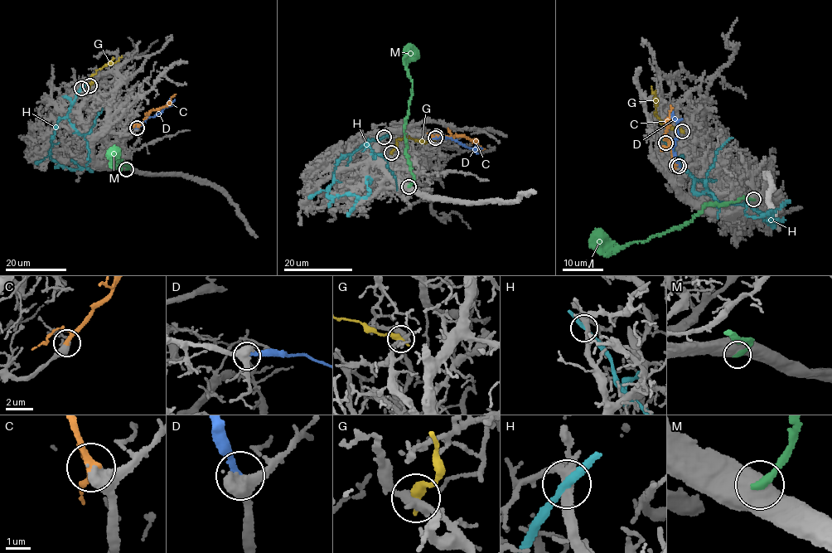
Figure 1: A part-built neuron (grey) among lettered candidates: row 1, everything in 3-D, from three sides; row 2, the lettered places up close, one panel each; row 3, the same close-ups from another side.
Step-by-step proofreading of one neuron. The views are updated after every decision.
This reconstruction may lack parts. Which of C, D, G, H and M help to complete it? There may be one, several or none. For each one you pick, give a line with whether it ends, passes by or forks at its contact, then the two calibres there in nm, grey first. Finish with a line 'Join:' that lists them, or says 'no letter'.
C: it passes by; calibres 550 and 240 nm
Join: C

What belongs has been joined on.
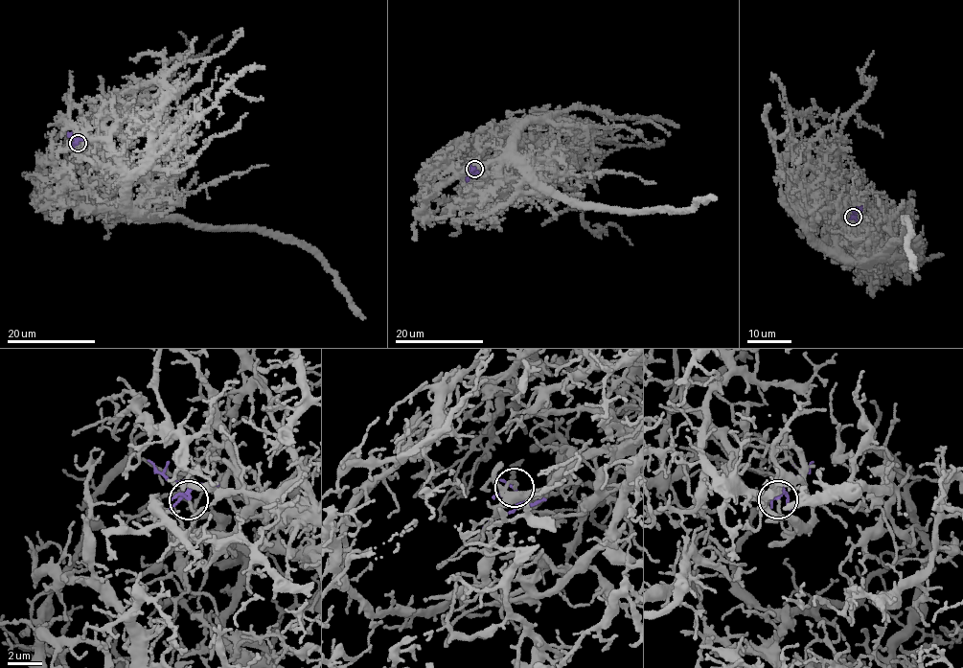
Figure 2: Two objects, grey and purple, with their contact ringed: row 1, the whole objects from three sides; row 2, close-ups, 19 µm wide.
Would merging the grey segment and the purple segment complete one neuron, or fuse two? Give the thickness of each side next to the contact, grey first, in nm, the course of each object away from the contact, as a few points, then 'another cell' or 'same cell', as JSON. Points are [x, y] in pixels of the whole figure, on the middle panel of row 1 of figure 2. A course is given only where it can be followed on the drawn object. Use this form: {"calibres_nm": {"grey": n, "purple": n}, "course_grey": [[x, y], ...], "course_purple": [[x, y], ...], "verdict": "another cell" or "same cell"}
{"calibres_nm": {"grey": 150, "purple": 140}, "course_grey": [[474, 169], [503, 160], [517, 148], [512, 144], [517, 162], [570, 199], [665, 211], [715, 197]], "course_purple": [[474, 169], [473, 175], [466, 180]], "verdict": "another cell"}

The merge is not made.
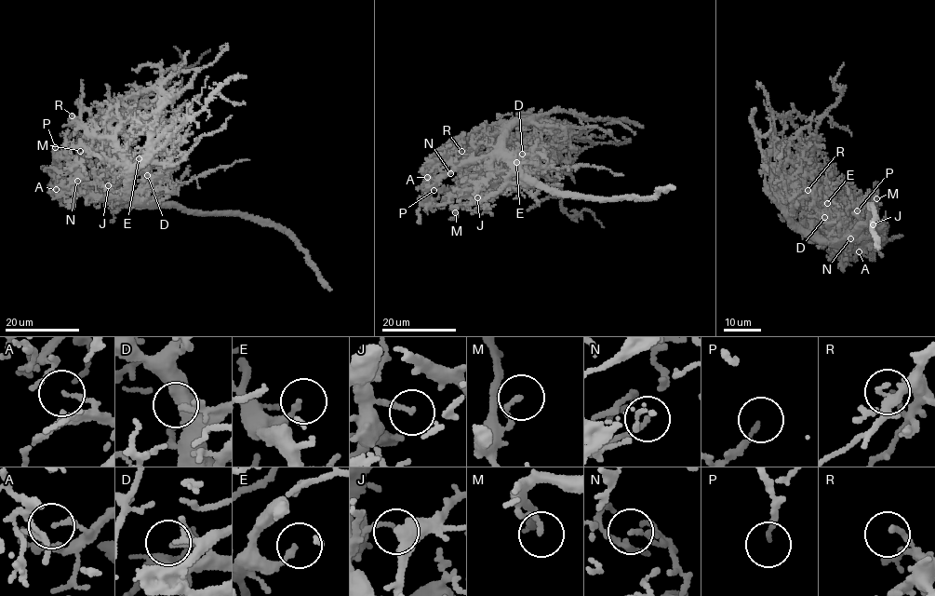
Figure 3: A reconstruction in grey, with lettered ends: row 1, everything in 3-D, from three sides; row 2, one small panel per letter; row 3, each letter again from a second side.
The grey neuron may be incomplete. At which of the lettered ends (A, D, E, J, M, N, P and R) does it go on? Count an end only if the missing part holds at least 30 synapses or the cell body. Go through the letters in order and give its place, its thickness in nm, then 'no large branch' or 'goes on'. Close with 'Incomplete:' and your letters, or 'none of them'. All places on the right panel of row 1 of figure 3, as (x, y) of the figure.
A: (859, 251) | 120 nm | no large branch
D: (824, 217) | 180 nm | goes on
E: (827, 203) | 150 nm | no large branch
J: (873, 224) | 140 nm | no large branch
M: (876, 198) | 150 nm | no large branch
N: (850, 238) | 140 nm | no large branch
P: (857, 210) | 110 nm | no large branch
R: (808, 190) | 150 nm | no large branch
Incomplete: D

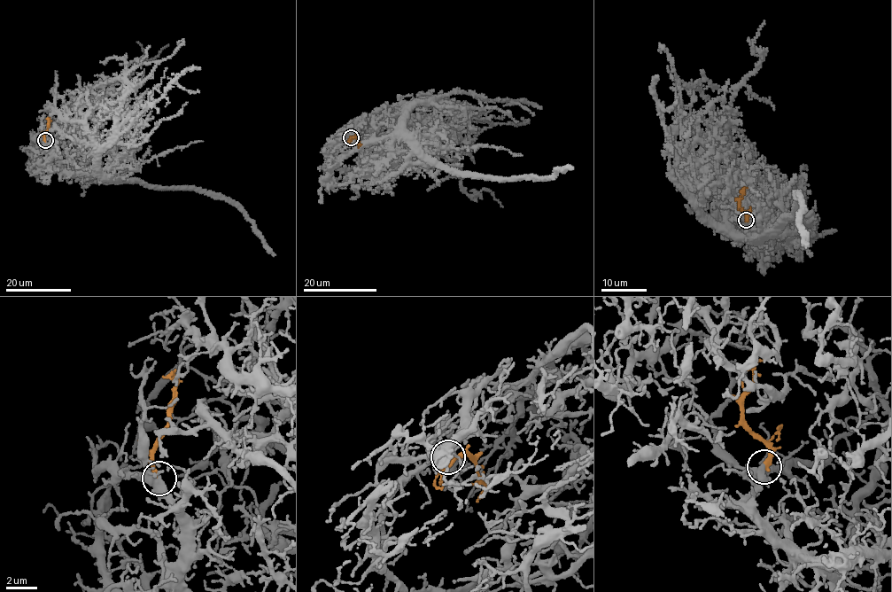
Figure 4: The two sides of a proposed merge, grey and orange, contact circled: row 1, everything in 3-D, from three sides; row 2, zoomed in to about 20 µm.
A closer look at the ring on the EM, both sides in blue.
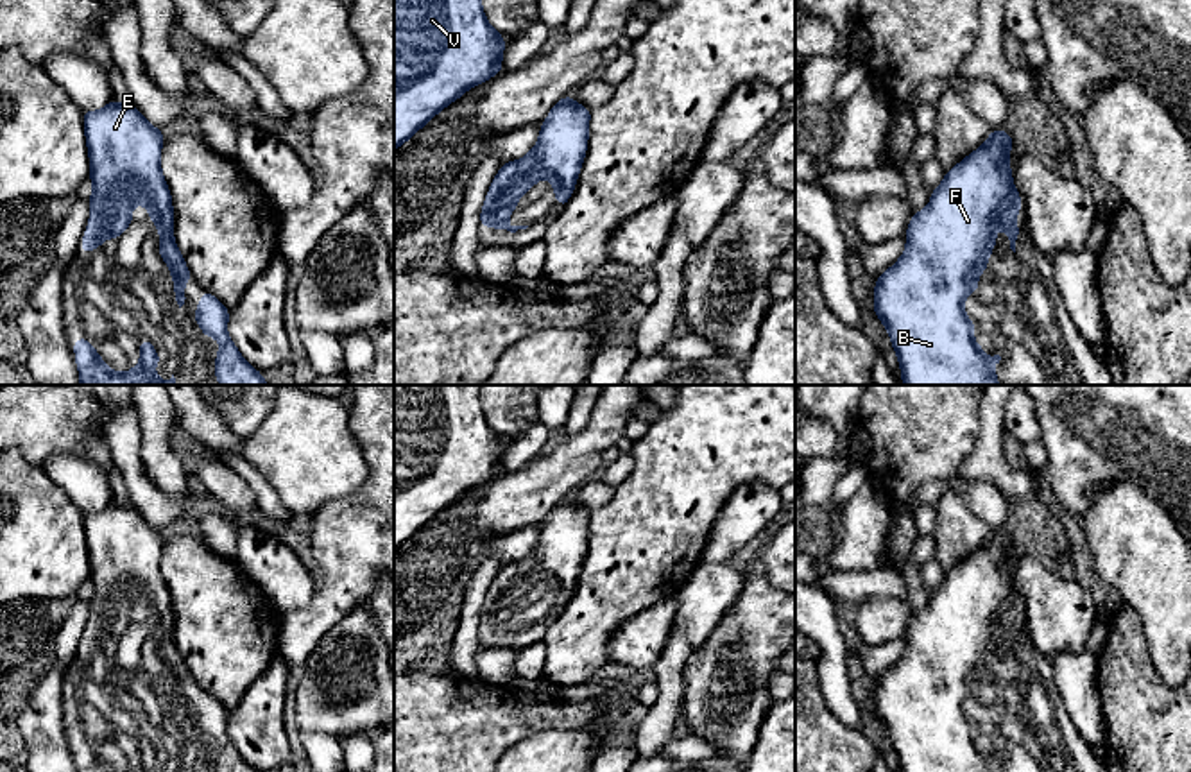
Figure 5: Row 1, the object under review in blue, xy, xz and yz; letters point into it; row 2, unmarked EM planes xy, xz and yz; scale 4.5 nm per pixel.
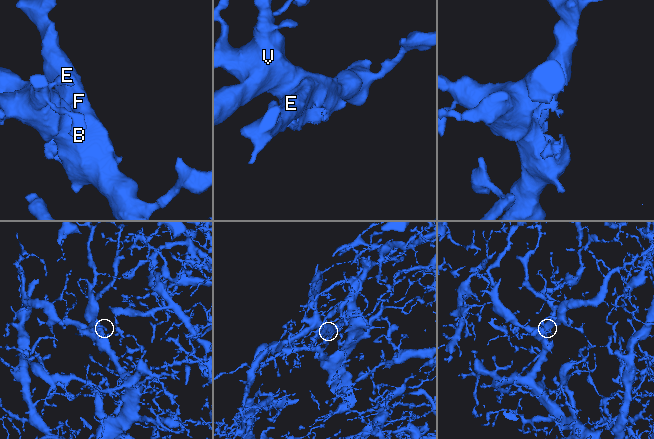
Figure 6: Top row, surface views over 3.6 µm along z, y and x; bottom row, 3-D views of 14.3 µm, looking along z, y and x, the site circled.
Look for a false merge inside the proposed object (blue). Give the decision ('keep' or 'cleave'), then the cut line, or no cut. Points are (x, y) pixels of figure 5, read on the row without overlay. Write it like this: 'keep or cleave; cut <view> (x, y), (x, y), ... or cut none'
keep; cut none

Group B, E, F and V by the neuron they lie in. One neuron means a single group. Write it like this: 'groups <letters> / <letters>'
groups B E F V

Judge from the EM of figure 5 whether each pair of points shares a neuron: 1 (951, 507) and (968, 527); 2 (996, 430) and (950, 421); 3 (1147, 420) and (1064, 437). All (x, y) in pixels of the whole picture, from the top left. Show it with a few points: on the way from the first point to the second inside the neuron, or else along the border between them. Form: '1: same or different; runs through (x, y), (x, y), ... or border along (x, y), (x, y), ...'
1: same; runs through (953, 513), (962, 522)
2: different; border along (980, 403), (980, 436), (971, 455), (962, 464)
3: same; runs through (1127, 420), (1102, 420), (1096, 425), (1084, 427)

